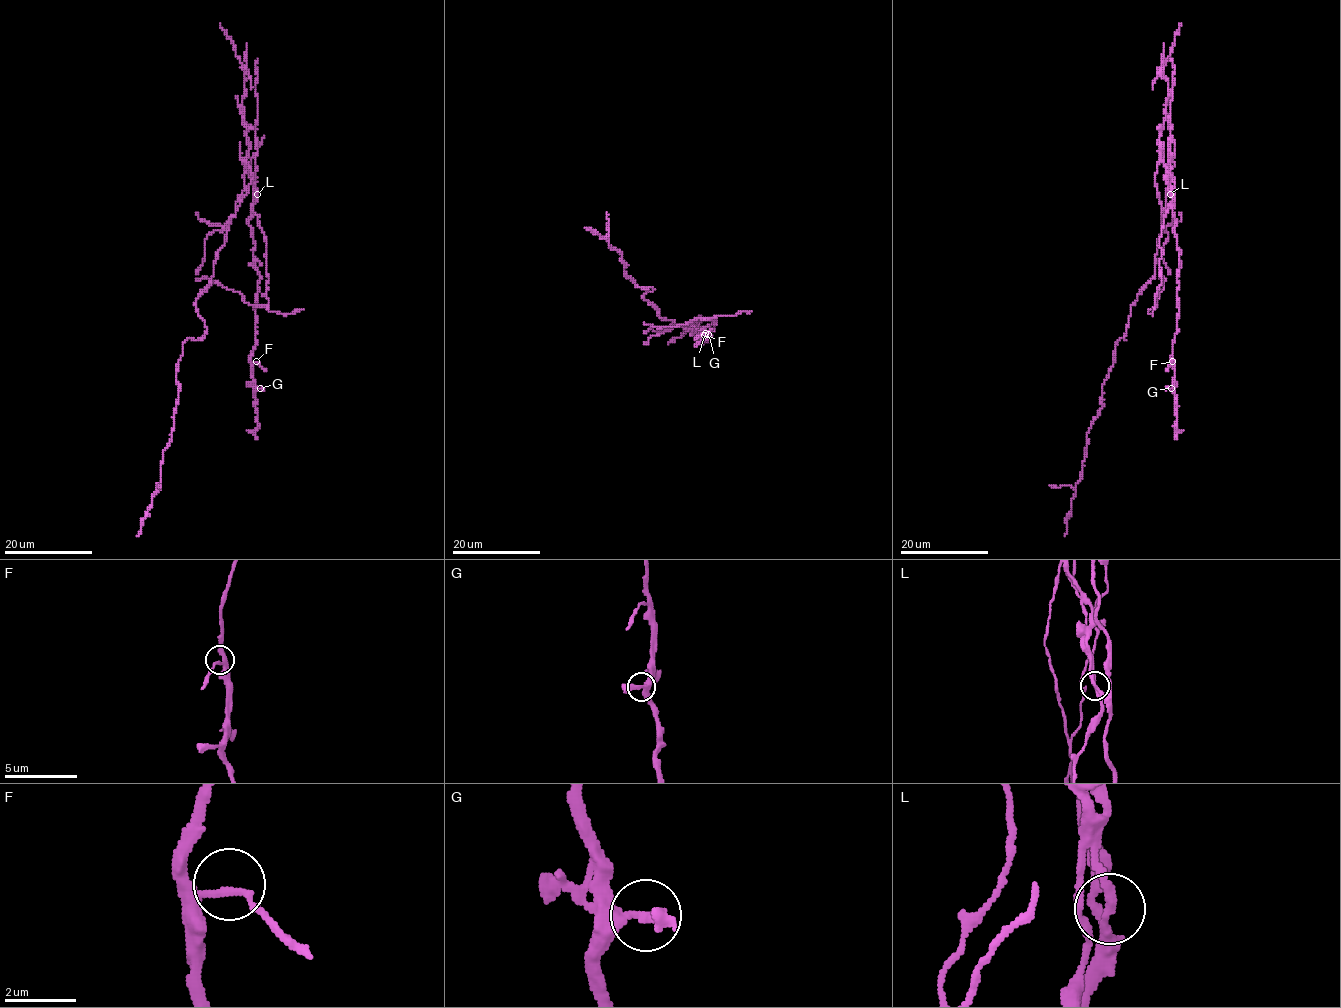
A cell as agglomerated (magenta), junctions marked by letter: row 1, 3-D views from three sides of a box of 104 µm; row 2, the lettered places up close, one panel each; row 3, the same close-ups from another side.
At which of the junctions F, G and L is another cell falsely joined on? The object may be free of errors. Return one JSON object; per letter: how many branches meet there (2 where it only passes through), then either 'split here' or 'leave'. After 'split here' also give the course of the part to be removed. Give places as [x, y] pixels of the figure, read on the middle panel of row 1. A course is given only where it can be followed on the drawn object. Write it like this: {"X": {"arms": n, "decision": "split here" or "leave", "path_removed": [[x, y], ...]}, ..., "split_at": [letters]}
{"F": {"arms": 2, "decision": "leave"}, "G": {"arms": 2, "decision": "leave"}, "L": {"arms": 2, "decision": "split here", "path_removed": [[705, 333], [692, 334], [661, 318], [642, 296], [653, 289], [639, 287], [626, 276], [619, 250], [585, 228]]}, "split_at": ["L"]}

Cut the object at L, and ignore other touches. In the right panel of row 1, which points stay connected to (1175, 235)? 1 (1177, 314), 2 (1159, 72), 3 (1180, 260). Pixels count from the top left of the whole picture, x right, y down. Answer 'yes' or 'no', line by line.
1: yes
2: no
3: yes

